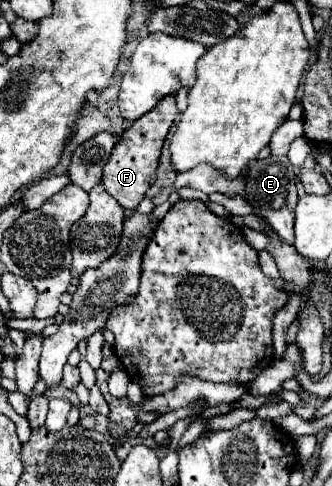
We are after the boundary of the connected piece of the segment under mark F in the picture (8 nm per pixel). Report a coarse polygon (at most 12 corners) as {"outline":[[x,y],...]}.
{"outline":[[163,99],[119,137],[101,185],[135,211],[175,115]]}

